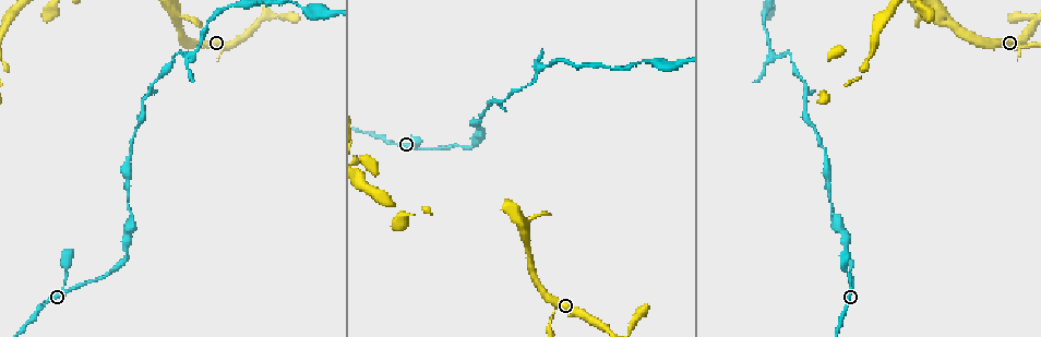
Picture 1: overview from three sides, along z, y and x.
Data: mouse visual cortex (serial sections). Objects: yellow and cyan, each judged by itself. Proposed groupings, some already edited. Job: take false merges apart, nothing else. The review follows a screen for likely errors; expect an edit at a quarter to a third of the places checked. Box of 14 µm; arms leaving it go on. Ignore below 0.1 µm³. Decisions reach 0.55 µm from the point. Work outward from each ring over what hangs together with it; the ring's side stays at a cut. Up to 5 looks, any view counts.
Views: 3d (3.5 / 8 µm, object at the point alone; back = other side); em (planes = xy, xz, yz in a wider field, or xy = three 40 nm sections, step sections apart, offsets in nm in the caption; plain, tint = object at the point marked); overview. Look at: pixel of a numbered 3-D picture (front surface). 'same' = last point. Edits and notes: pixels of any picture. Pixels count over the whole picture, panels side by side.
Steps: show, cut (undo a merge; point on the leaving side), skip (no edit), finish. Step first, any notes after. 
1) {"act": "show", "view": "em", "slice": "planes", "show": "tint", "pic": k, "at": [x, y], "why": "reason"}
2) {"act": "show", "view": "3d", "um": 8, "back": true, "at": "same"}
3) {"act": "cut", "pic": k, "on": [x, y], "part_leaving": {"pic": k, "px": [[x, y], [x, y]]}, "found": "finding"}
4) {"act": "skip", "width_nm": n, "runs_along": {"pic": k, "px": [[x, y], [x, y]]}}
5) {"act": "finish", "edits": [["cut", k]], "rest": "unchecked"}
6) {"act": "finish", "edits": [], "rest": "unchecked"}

{"act": "show", "view": "3d", "um": 3.5, "pic": 1, "at": [177, 25], "why": "branch point"}

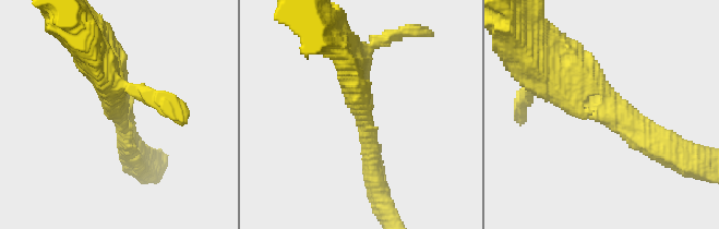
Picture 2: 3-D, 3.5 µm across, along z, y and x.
{"act": "show", "view": "em", "slice": "xy", "step": 1, "show": "tint", "pic": 2, "at": [609, 110], "arms": 3, "arm_widths_nm": [300, 350, 400], "why": "need the tissue"}

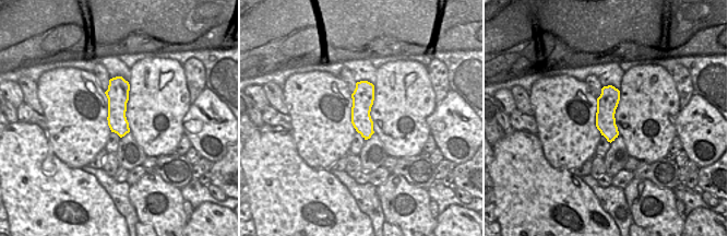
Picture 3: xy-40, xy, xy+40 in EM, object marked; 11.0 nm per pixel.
{"act": "skip", "runs_along": {"pic": 2, "px": [[663, 151], [551, 77]]}, "found": "all the same cell"}

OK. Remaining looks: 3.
{"act": "show", "view": "3d", "um": 3.5, "pic": 1, "at": [789, 54], "why": "abrupt turn"}

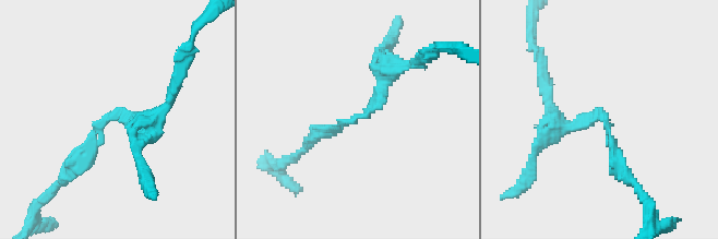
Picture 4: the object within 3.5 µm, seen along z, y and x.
{"act": "show", "view": "em", "slice": "xy", "step": 3, "show": "tint", "pic": 4, "at": [597, 112], "arm_widths_nm": [200, 200]}

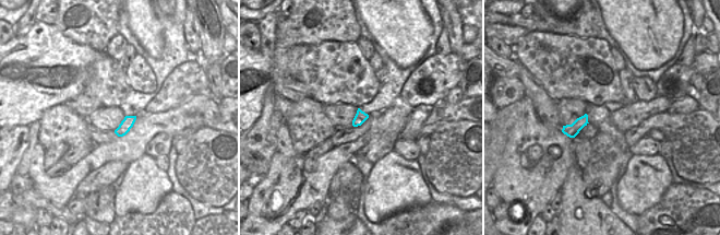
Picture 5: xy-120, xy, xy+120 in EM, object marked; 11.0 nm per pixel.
{"act": "skip", "width_nm": 130, "runs_along": {"pic": 4, "px": [[321, 131], [365, 115], [405, 64]]}, "found": "one cell here"}

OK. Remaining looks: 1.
{"act": "finish", "edits": [], "rest": "unchecked"}

